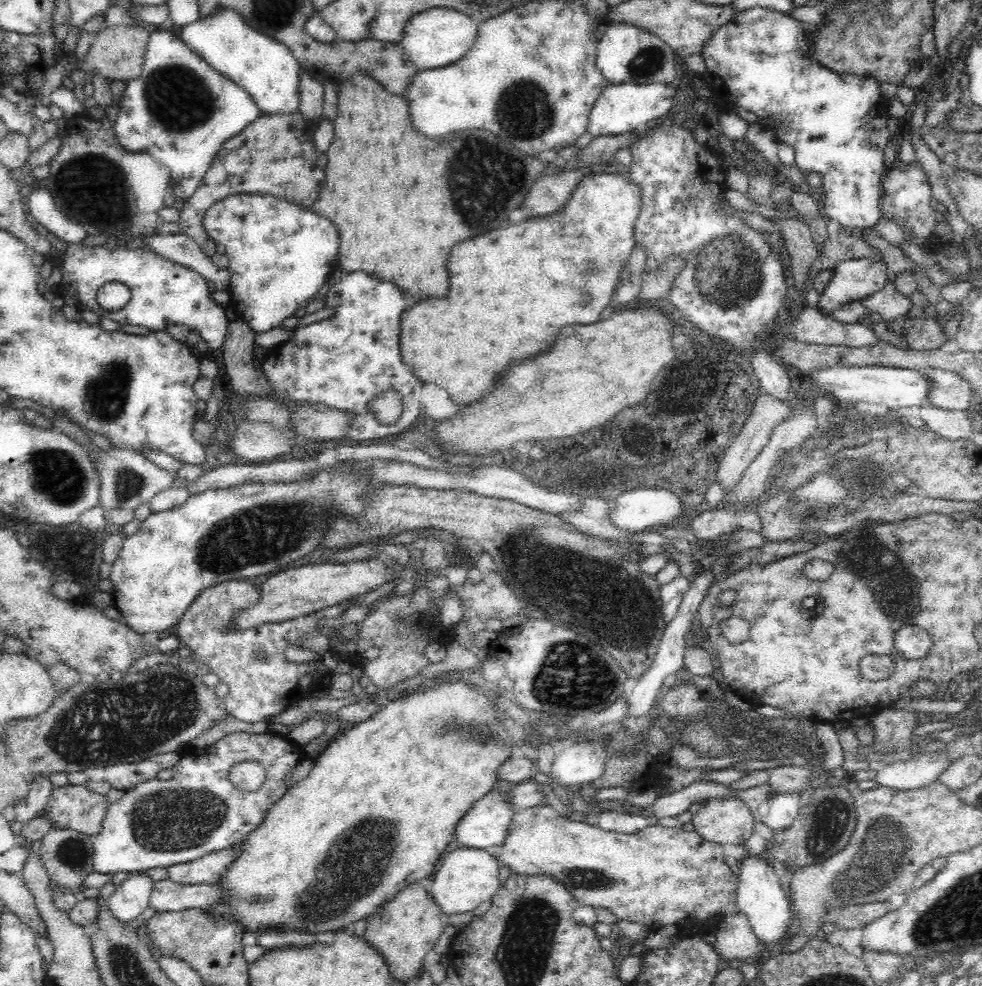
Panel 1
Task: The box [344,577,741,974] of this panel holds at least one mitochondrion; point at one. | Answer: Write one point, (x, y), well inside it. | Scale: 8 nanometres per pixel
(569, 677)

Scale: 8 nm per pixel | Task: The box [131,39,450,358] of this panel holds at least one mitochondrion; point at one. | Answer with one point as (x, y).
(175, 96)

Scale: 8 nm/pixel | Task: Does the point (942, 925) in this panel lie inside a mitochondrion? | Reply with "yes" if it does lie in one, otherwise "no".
yes

